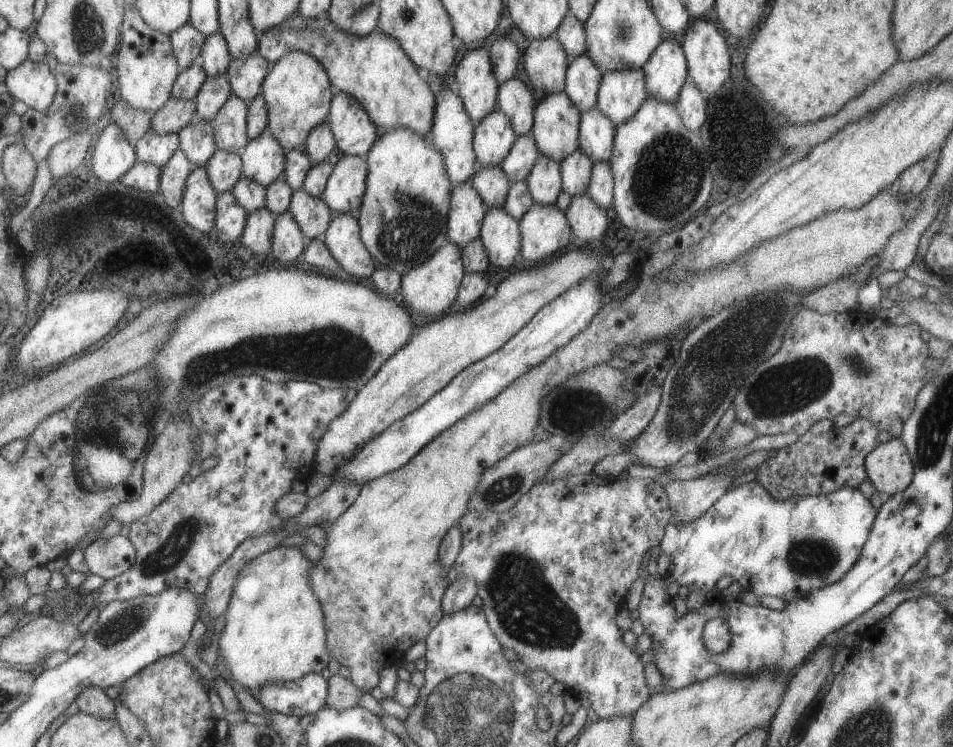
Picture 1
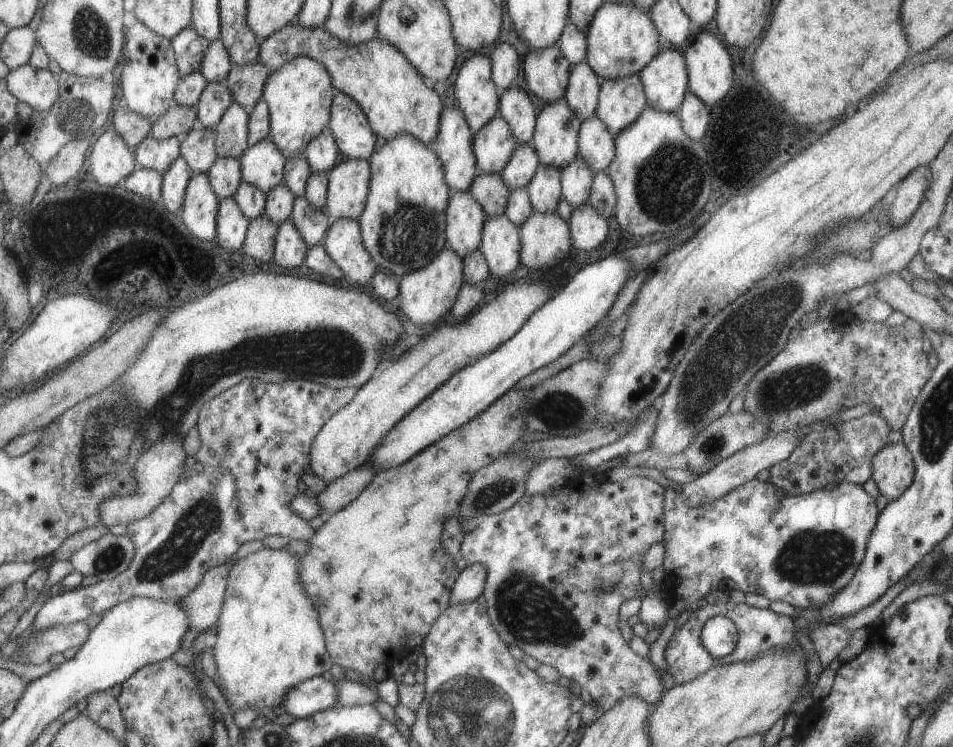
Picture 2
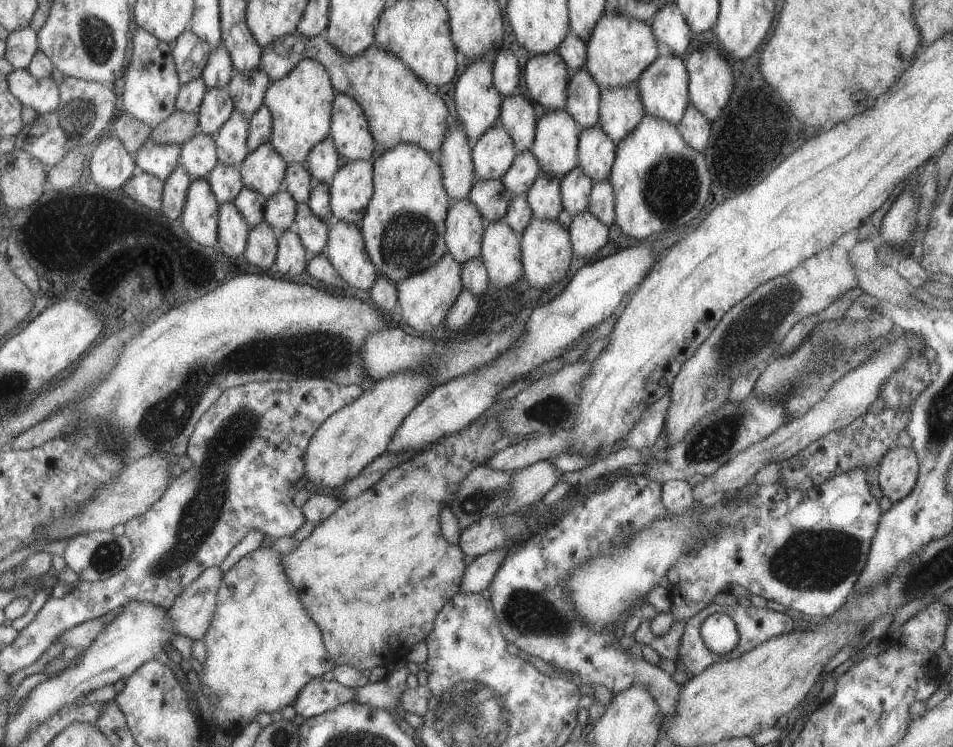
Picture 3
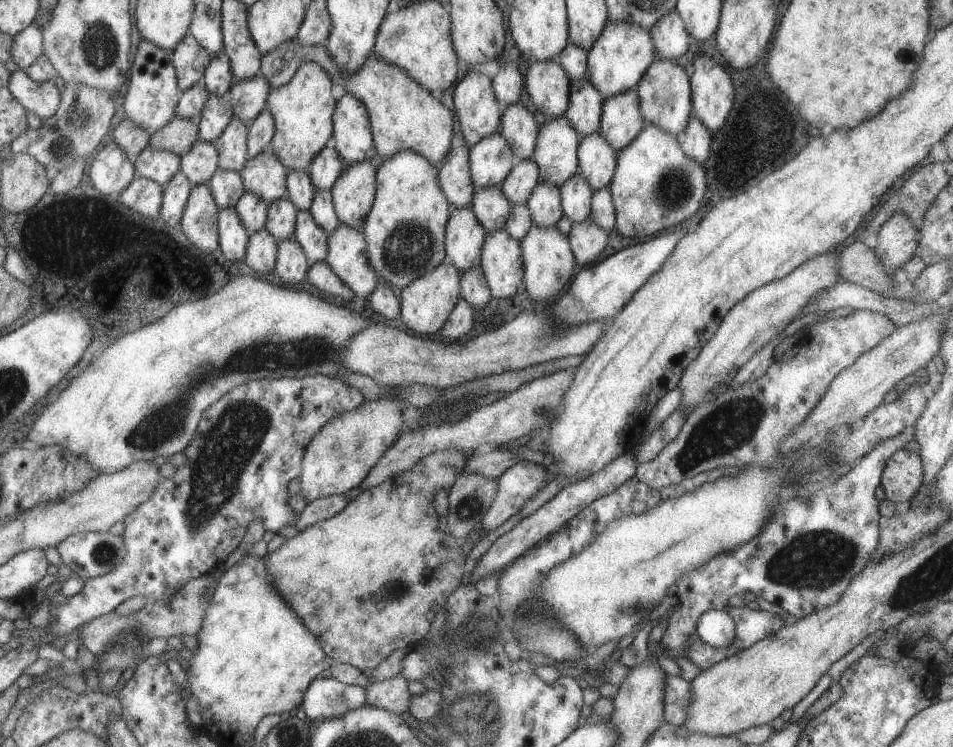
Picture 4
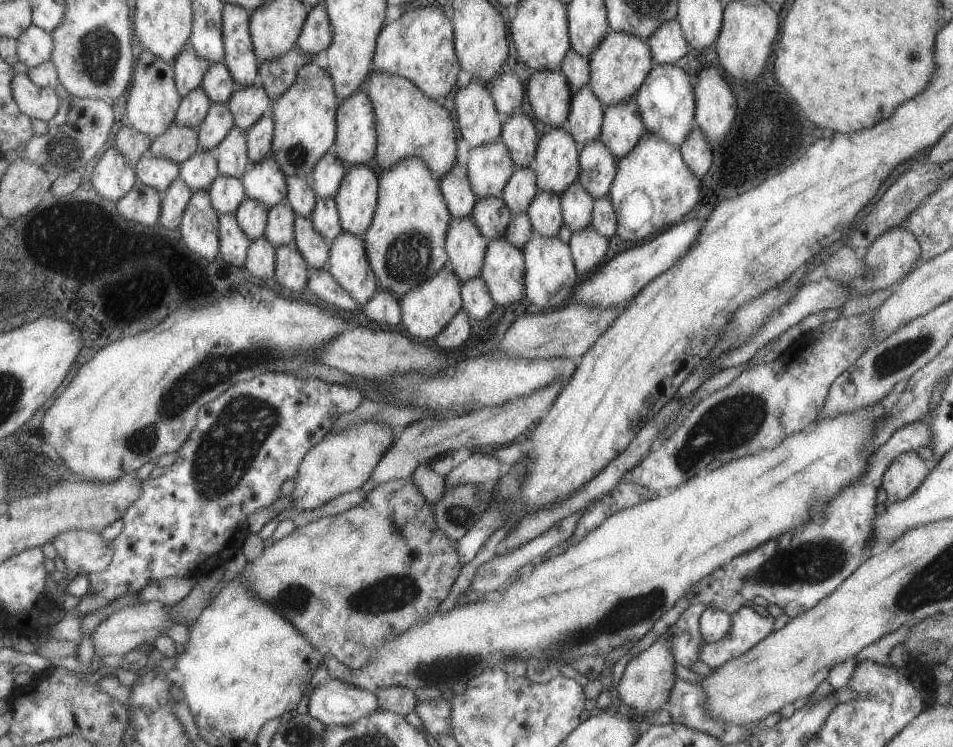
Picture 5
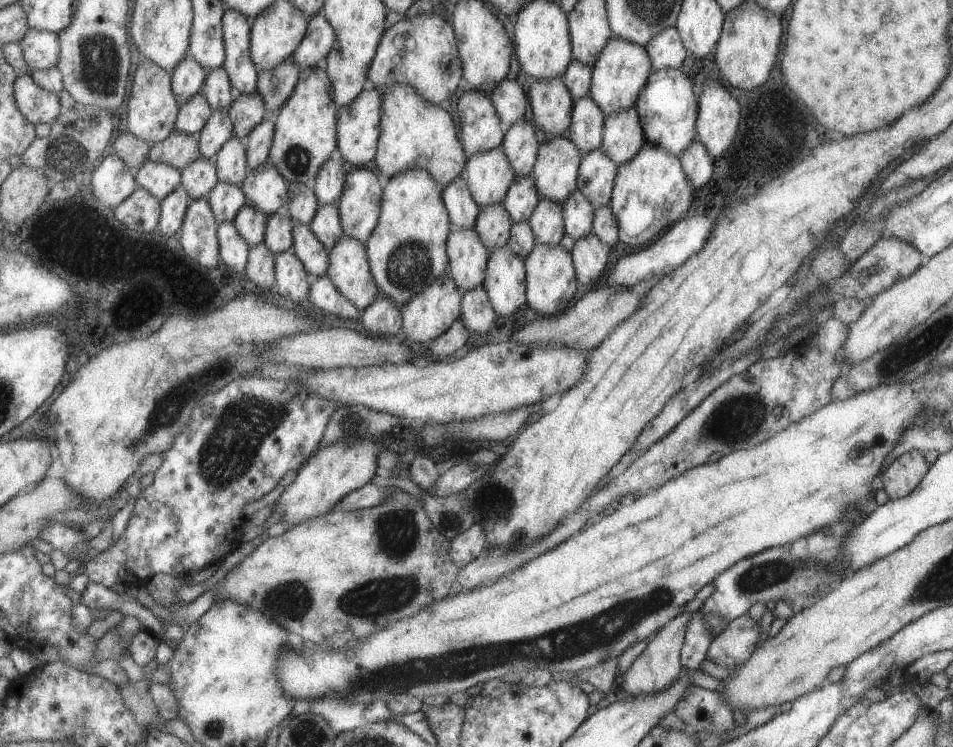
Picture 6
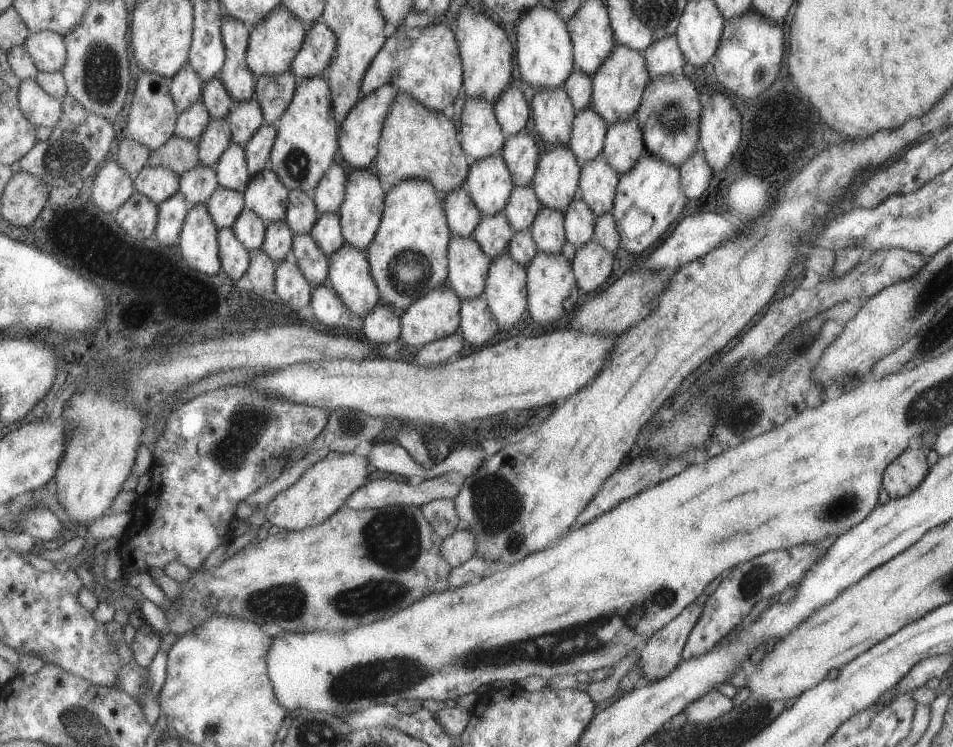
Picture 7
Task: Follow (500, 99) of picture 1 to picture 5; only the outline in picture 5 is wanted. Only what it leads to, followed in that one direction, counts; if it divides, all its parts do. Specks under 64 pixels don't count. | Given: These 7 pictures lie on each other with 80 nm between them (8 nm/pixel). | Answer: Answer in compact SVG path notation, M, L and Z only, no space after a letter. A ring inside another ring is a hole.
M523 111L505 116L499 138L504 142L515 167L532 165L537 146L537 132Z

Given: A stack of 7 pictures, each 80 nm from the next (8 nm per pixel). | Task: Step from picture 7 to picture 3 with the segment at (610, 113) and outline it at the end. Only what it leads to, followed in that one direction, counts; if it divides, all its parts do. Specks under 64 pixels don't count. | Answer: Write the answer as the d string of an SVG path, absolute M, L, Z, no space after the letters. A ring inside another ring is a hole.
M603 11L590 37L586 40L584 68L601 89L625 86L638 76L657 57L657 44L650 24L615 11Z

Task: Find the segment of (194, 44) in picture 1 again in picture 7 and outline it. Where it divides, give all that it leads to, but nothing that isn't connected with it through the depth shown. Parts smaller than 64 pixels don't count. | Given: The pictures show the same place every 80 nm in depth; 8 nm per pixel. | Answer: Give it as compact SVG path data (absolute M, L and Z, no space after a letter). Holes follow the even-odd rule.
M185 63L170 79L169 92L178 111L185 110L201 96L204 82Z

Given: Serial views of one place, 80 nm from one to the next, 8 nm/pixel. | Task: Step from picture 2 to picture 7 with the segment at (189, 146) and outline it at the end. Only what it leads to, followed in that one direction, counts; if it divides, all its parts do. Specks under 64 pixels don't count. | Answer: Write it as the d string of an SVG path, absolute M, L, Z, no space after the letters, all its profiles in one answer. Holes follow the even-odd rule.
M199 163L178 178L178 190L190 206L204 203L218 187L213 166Z

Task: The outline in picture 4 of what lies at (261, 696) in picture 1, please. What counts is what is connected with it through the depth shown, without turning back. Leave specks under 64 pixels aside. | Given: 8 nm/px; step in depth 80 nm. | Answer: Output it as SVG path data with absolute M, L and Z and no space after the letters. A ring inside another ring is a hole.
M333 677L314 678L303 691L301 704L298 706L310 721L342 715L348 710L366 704L364 688L341 684Z

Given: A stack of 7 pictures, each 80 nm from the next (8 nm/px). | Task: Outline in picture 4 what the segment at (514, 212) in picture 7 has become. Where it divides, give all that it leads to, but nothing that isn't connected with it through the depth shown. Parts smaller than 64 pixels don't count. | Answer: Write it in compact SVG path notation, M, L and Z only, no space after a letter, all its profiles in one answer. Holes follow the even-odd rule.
M532 158L517 160L499 187L505 198L514 205L524 203L539 180L540 174Z

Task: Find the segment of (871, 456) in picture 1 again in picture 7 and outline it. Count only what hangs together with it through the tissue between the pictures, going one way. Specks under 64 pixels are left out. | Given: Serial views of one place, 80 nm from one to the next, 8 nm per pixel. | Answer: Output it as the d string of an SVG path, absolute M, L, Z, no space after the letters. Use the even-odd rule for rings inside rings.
M907 448L885 467L881 488L886 490L890 499L907 496L920 485L929 467L921 448Z

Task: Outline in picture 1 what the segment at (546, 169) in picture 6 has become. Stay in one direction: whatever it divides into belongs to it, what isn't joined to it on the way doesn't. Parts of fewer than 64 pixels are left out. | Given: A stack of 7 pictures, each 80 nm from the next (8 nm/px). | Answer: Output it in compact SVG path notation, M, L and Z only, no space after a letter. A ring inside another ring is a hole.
M564 90L544 95L534 106L533 114L534 119L529 134L532 135L541 155L555 159L555 162L559 163L578 147L580 112Z

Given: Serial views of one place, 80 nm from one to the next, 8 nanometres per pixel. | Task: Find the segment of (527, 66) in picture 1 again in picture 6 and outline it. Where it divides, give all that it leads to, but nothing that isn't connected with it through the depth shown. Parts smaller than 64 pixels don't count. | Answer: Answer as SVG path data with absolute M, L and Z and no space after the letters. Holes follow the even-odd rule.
M559 77L533 80L529 84L527 98L532 108L533 120L539 128L543 128L547 138L564 136L570 123L574 102L563 81Z

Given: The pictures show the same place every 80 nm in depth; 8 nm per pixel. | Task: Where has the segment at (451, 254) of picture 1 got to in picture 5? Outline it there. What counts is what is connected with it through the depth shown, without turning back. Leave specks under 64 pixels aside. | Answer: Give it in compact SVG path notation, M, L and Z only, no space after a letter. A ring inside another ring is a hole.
M449 266L441 267L433 276L422 280L415 288L408 290L398 299L400 304L400 330L420 342L432 342L449 319L462 308L460 280Z

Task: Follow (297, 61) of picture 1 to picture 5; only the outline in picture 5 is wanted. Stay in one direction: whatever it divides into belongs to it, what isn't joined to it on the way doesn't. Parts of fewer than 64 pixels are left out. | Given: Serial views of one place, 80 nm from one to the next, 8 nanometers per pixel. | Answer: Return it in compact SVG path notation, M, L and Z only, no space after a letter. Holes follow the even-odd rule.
M314 62L299 67L295 82L270 102L270 112L259 117L245 130L249 163L260 161L271 154L286 177L300 176L309 179L315 162L334 143L338 106L333 81L327 72Z

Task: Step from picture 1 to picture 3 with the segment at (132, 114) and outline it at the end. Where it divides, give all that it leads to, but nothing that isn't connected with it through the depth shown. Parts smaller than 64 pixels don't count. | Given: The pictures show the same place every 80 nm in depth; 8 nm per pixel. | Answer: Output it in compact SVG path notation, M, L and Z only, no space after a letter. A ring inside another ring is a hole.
M122 112L112 120L111 134L115 135L127 152L134 156L137 149L149 138L152 128L138 118Z

